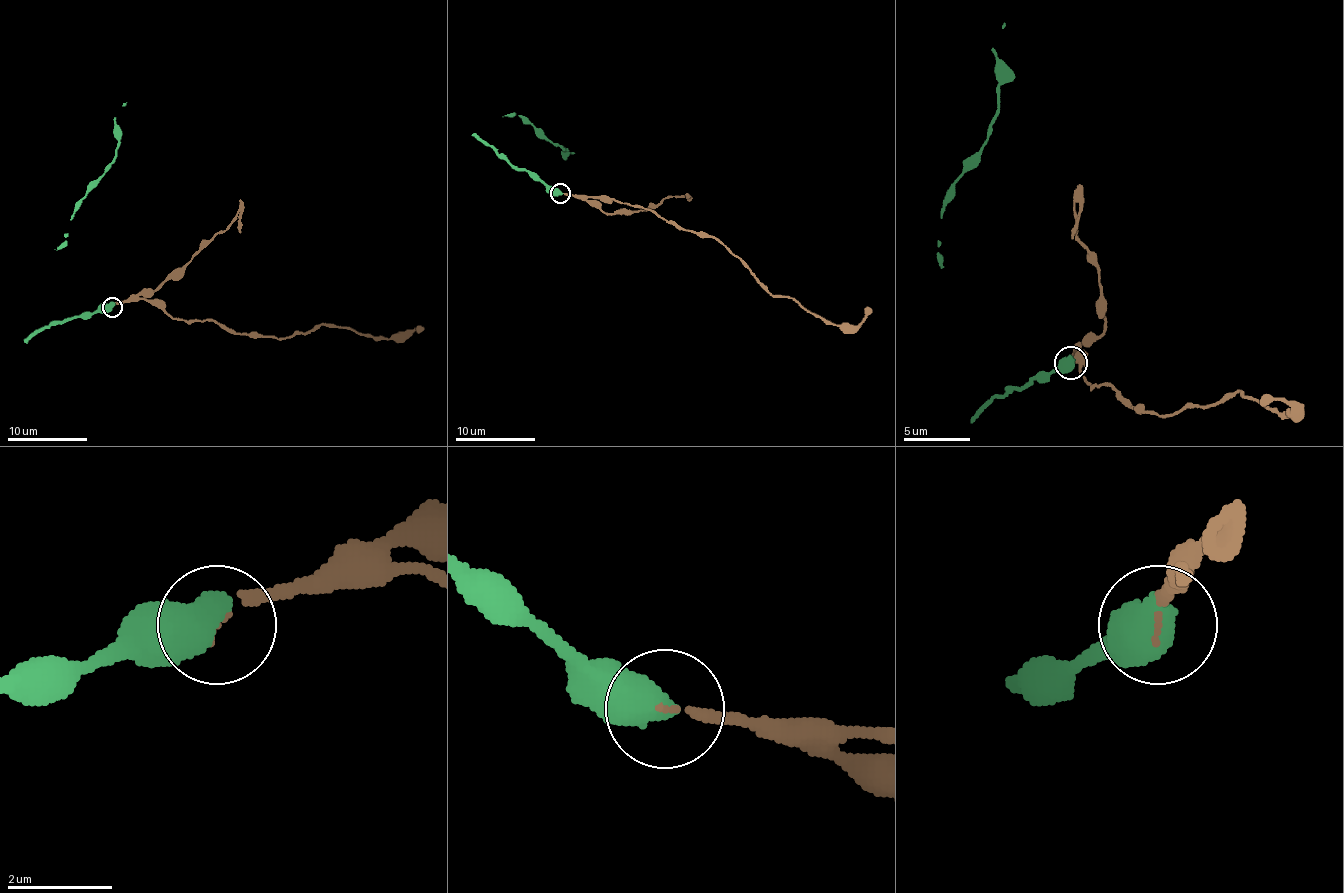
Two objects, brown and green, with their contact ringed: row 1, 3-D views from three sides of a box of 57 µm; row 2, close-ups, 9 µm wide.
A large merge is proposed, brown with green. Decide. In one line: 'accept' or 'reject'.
accept

